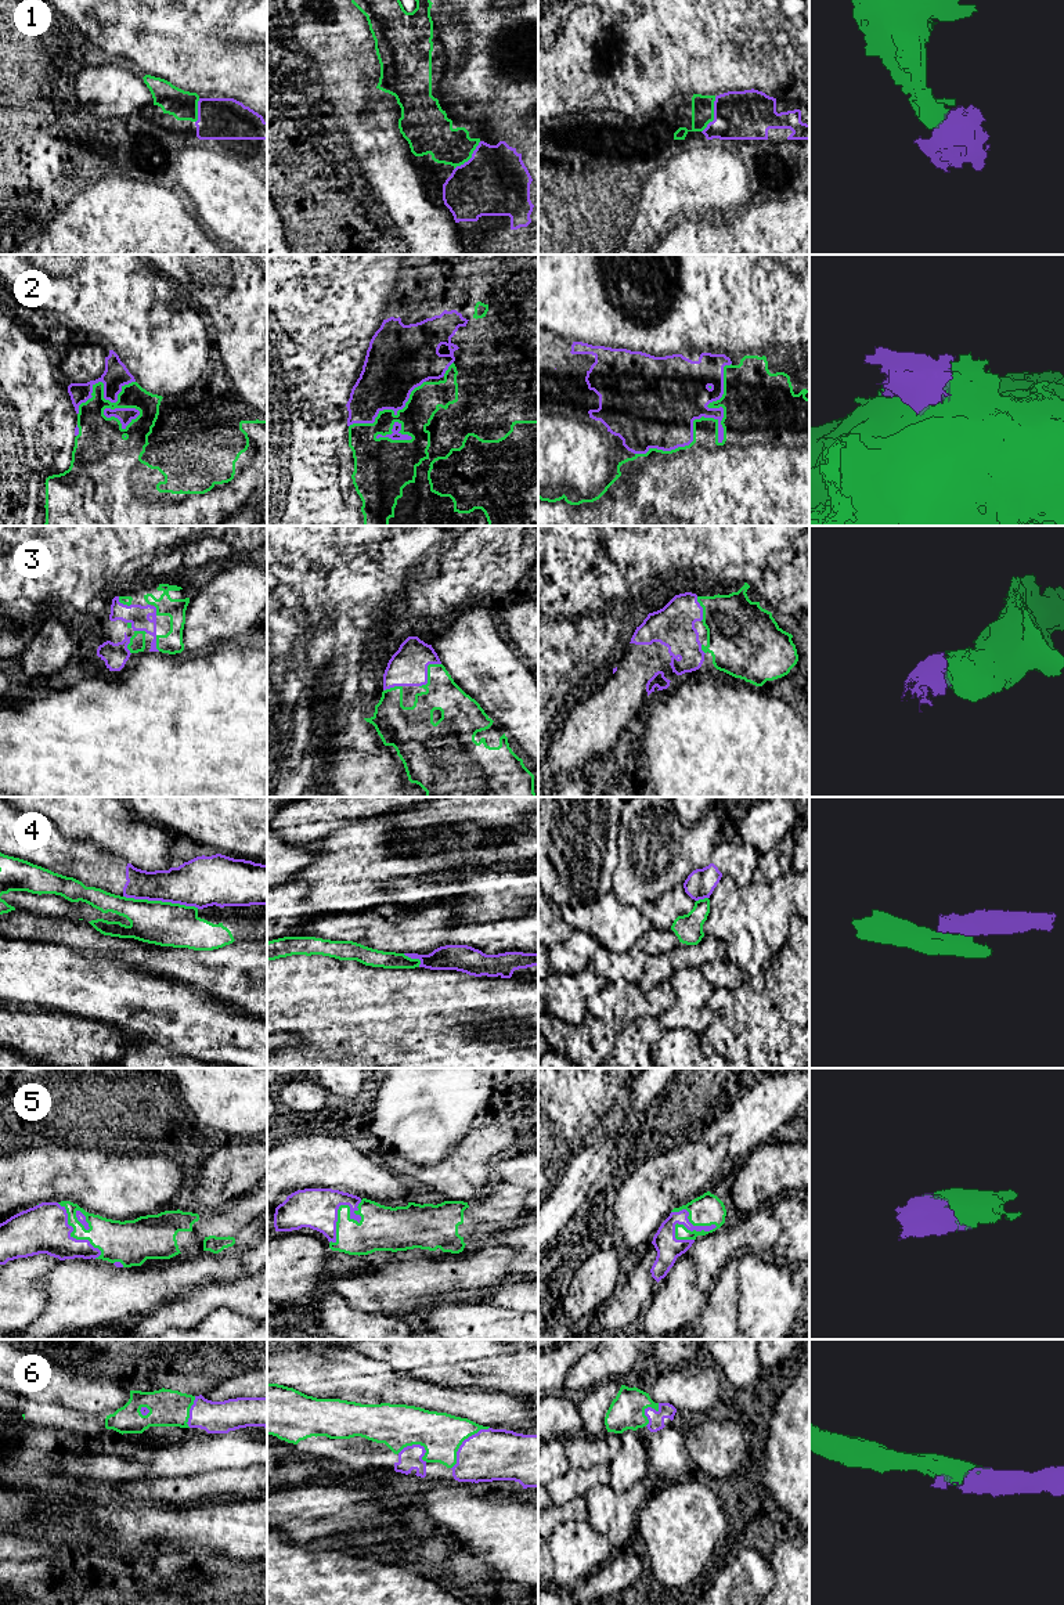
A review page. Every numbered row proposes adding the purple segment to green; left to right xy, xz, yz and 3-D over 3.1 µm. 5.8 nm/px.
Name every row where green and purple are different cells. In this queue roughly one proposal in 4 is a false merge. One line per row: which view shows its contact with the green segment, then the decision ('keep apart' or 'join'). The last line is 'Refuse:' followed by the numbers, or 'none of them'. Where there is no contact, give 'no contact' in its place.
1: contact in yz; join
2: contact in yz; keep apart
3: contact in xz; join
4: contact in xy; keep apart
5: contact in yz; join
6: contact in xz; join
Refuse: 2, 4

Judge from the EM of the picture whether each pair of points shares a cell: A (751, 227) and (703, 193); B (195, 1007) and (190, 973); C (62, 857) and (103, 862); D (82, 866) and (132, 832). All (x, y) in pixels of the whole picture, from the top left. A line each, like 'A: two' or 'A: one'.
A: two
B: two
C: one
D: two

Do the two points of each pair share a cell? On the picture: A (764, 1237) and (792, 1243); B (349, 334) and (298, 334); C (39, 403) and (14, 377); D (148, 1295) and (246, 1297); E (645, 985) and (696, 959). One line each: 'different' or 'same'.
A: different
B: different
C: different
D: different
E: same

